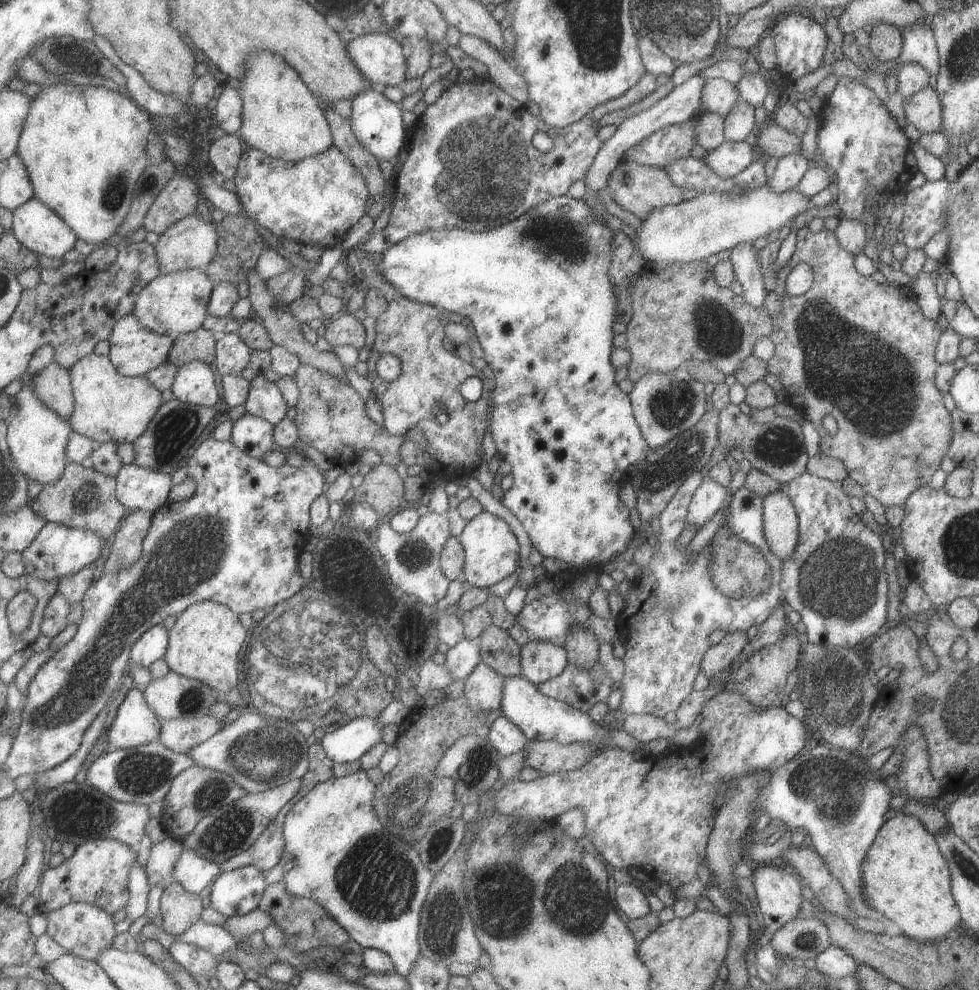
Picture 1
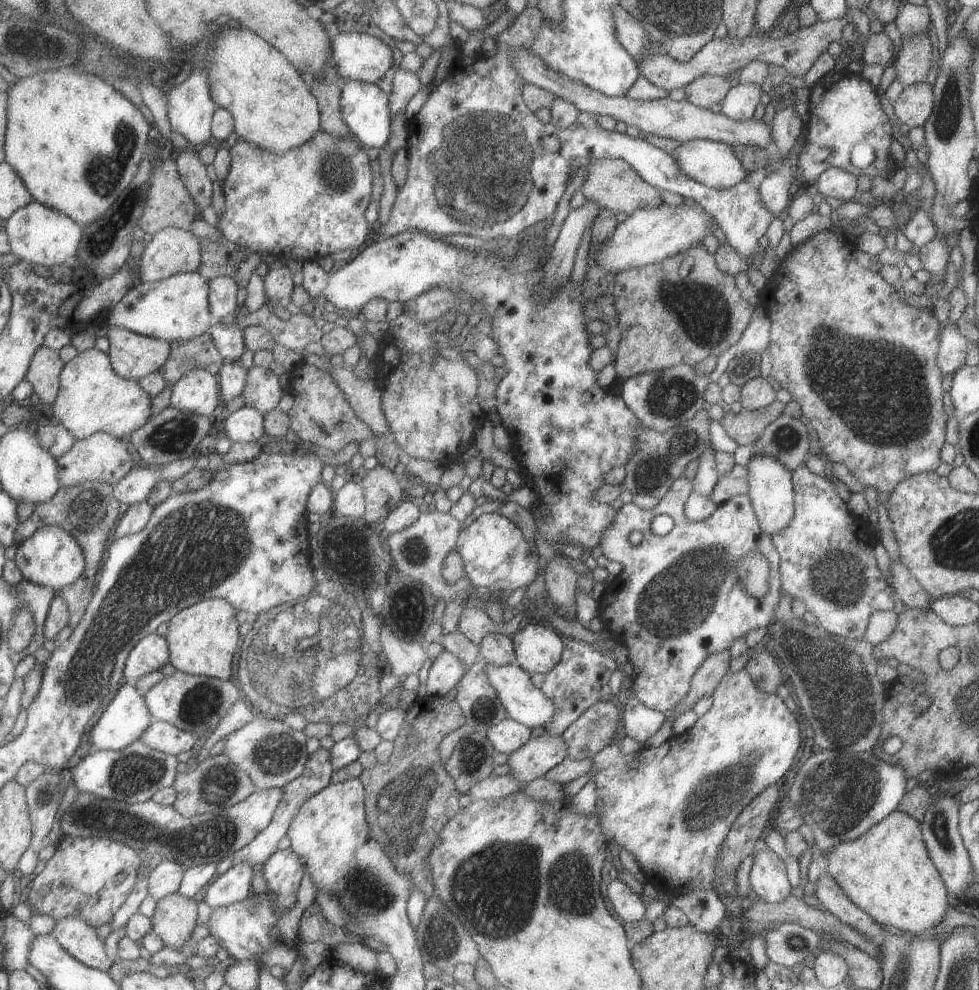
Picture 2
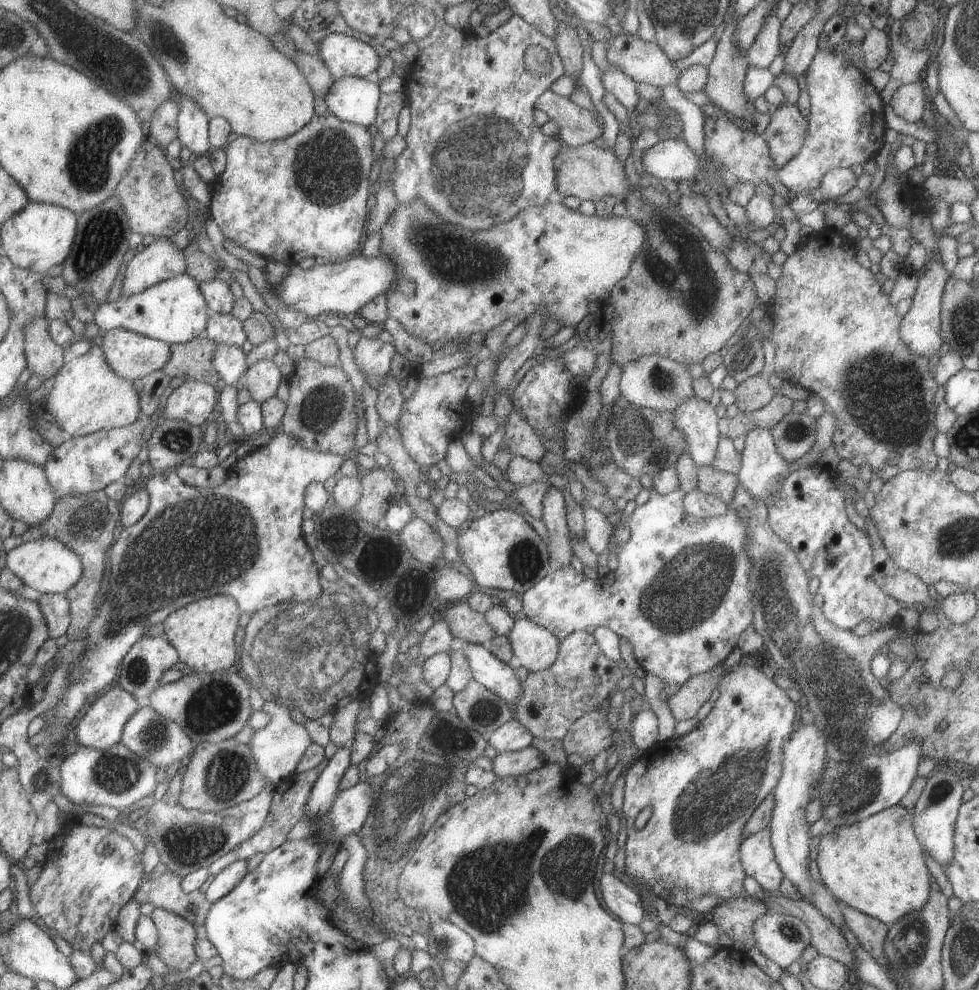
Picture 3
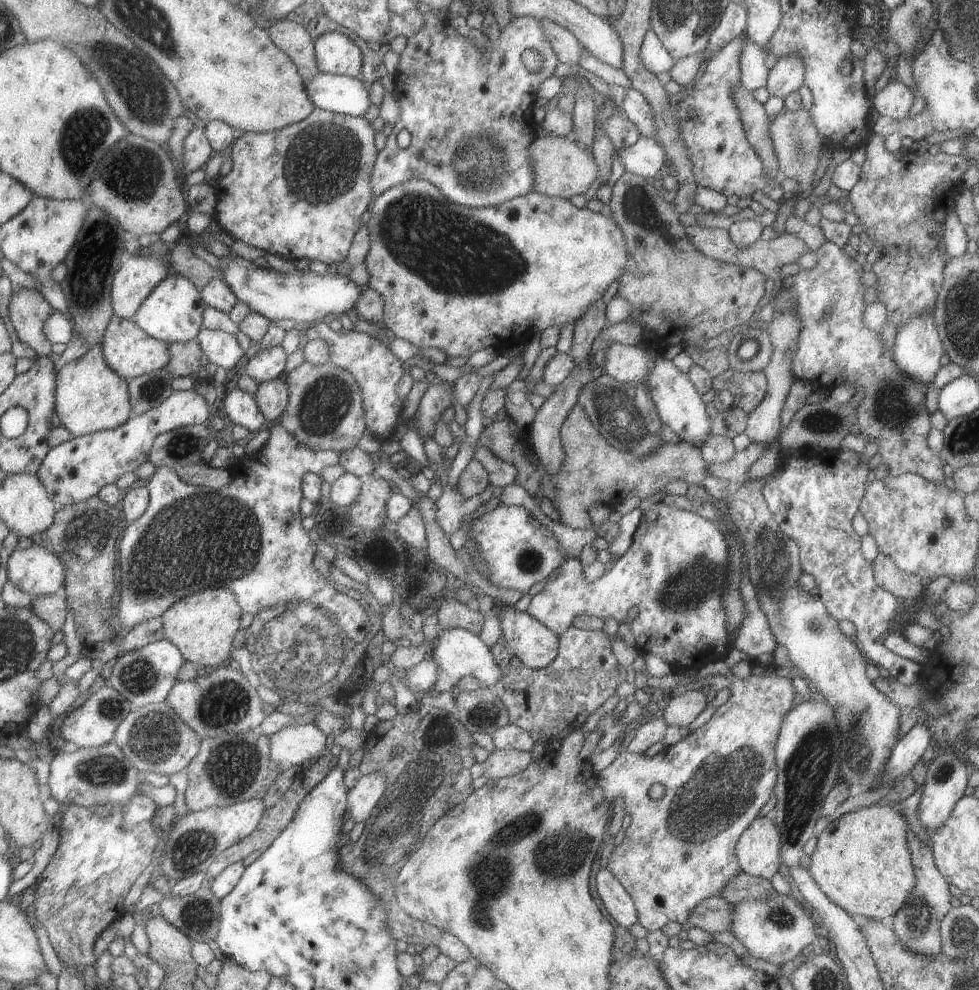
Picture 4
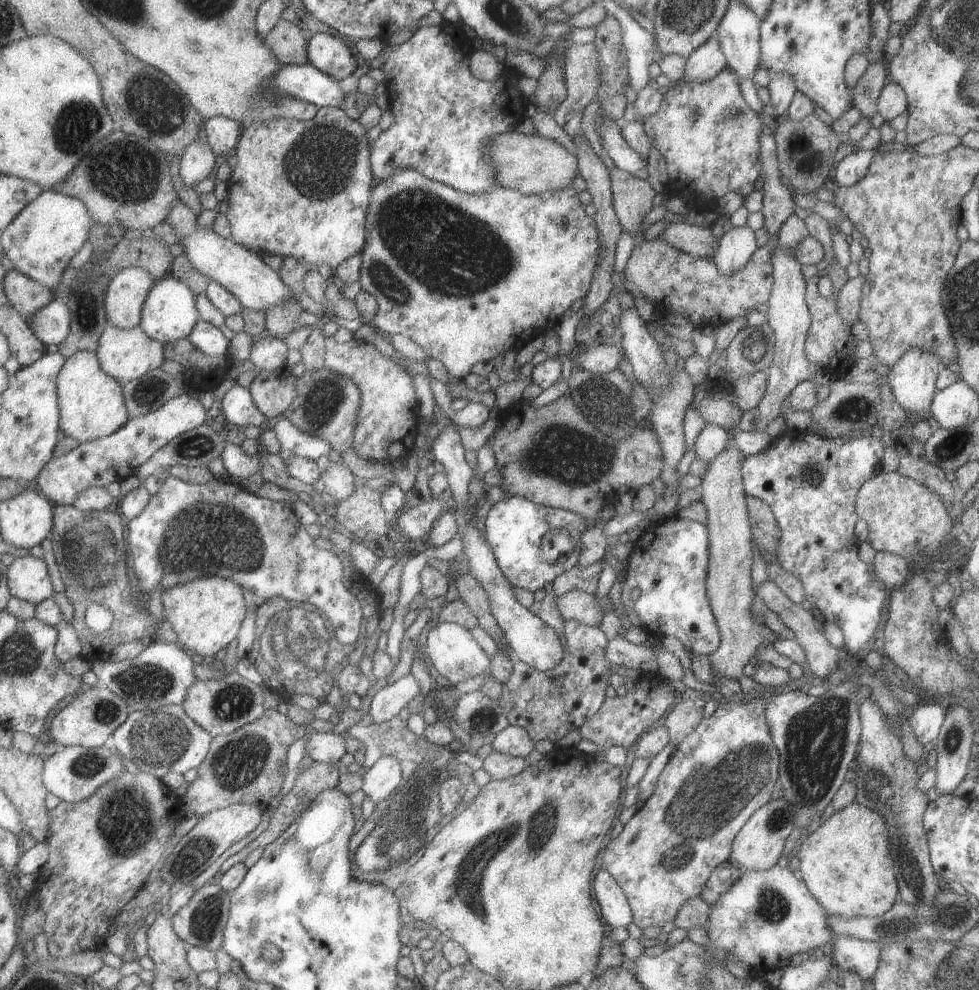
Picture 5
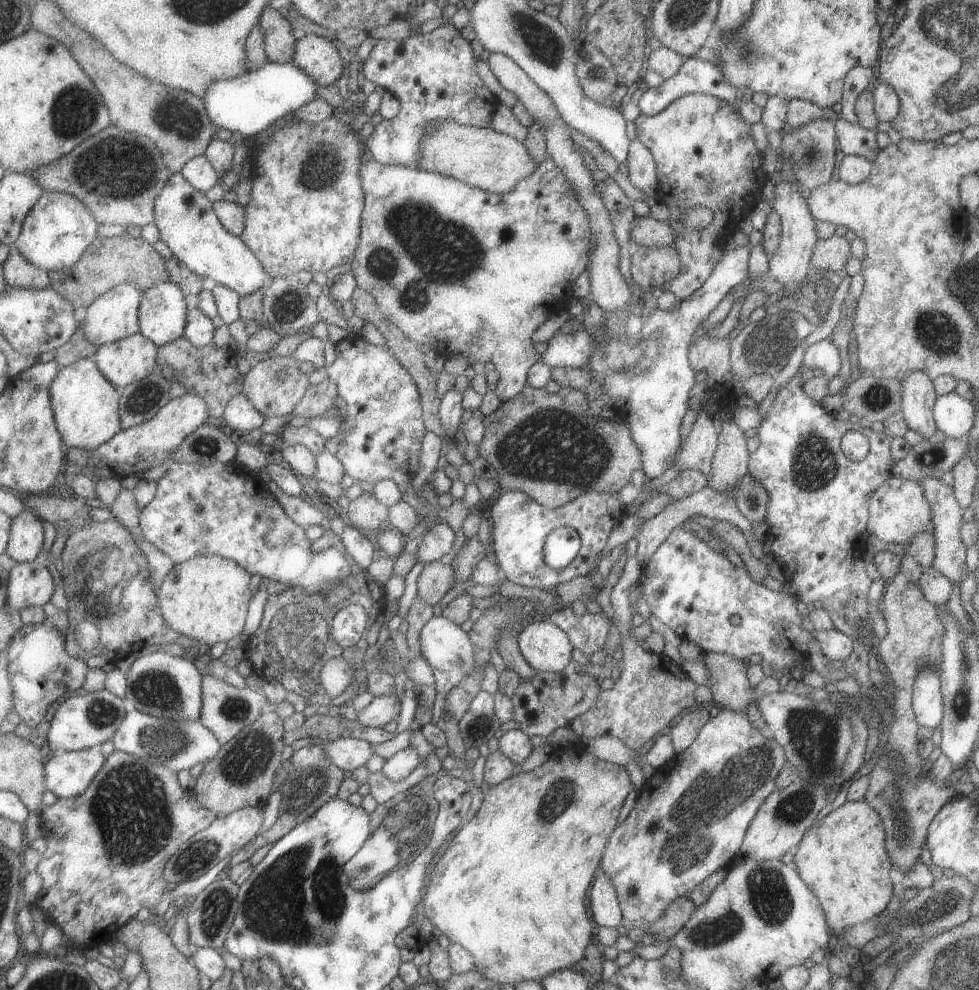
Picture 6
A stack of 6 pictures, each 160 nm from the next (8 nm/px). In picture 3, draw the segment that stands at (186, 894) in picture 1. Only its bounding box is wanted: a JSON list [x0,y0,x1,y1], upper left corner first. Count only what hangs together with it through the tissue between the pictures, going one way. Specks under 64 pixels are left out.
[148,907,200,971]

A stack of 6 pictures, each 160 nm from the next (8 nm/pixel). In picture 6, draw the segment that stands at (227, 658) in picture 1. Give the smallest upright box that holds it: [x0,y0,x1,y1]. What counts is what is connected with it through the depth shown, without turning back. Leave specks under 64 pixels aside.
[156,556,251,649]

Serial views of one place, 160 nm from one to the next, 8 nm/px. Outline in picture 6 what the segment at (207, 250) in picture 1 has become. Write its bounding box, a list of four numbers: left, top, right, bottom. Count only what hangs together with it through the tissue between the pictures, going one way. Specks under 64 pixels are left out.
[81,283,144,347]

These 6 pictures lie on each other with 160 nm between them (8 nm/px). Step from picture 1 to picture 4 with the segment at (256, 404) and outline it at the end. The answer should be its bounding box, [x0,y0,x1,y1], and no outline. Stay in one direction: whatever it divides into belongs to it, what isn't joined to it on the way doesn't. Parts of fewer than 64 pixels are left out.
[246,345,287,385]

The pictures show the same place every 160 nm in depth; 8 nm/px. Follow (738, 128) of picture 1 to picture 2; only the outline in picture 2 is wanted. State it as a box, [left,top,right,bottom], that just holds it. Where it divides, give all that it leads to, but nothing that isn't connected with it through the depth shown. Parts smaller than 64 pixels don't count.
[720,83,762,121]

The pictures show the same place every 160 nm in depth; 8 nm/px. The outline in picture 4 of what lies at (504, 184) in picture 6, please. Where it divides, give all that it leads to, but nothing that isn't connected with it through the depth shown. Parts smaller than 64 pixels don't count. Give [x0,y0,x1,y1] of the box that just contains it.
[528,135,598,199]

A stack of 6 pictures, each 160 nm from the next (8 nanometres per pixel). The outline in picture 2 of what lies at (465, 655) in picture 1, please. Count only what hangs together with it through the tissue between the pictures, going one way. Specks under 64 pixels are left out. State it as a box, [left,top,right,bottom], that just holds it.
[427,650,466,698]

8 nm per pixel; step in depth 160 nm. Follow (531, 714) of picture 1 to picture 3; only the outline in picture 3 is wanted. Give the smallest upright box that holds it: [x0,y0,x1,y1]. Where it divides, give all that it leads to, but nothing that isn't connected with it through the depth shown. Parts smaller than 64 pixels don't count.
[458,643,523,708]

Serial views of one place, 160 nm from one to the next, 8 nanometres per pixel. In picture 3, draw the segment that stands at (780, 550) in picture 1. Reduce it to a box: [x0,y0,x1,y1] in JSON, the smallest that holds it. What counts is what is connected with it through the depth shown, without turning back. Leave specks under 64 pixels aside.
[736,427,788,504]

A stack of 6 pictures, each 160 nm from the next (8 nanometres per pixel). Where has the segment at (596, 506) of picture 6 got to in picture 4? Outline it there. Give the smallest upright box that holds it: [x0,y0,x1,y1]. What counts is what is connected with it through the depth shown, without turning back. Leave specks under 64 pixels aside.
[472,504,567,594]

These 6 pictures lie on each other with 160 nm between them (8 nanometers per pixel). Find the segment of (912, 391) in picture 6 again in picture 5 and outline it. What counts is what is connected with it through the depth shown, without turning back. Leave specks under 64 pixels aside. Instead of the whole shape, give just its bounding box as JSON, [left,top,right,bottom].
[885,348,941,416]

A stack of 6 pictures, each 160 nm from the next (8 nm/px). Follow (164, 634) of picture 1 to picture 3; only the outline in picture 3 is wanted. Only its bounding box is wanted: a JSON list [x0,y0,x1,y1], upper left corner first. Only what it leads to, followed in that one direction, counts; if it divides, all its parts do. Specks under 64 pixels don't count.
[117,637,179,703]

